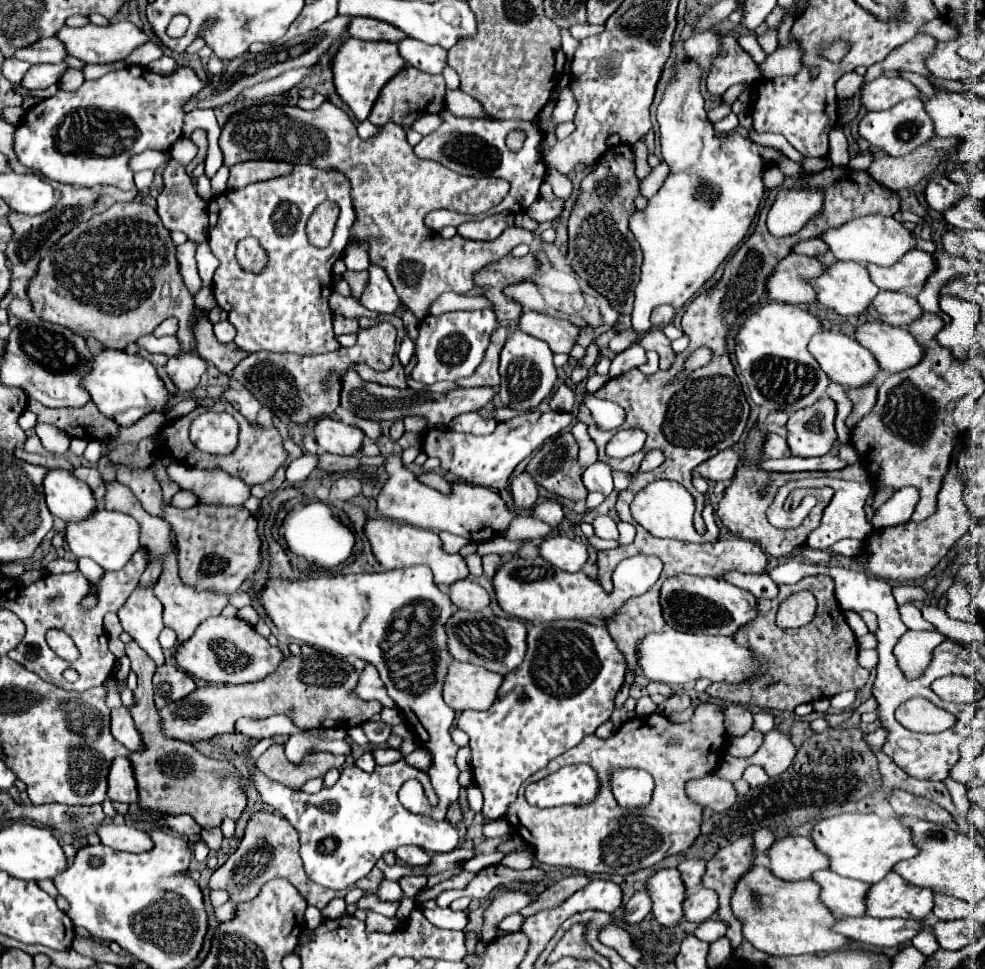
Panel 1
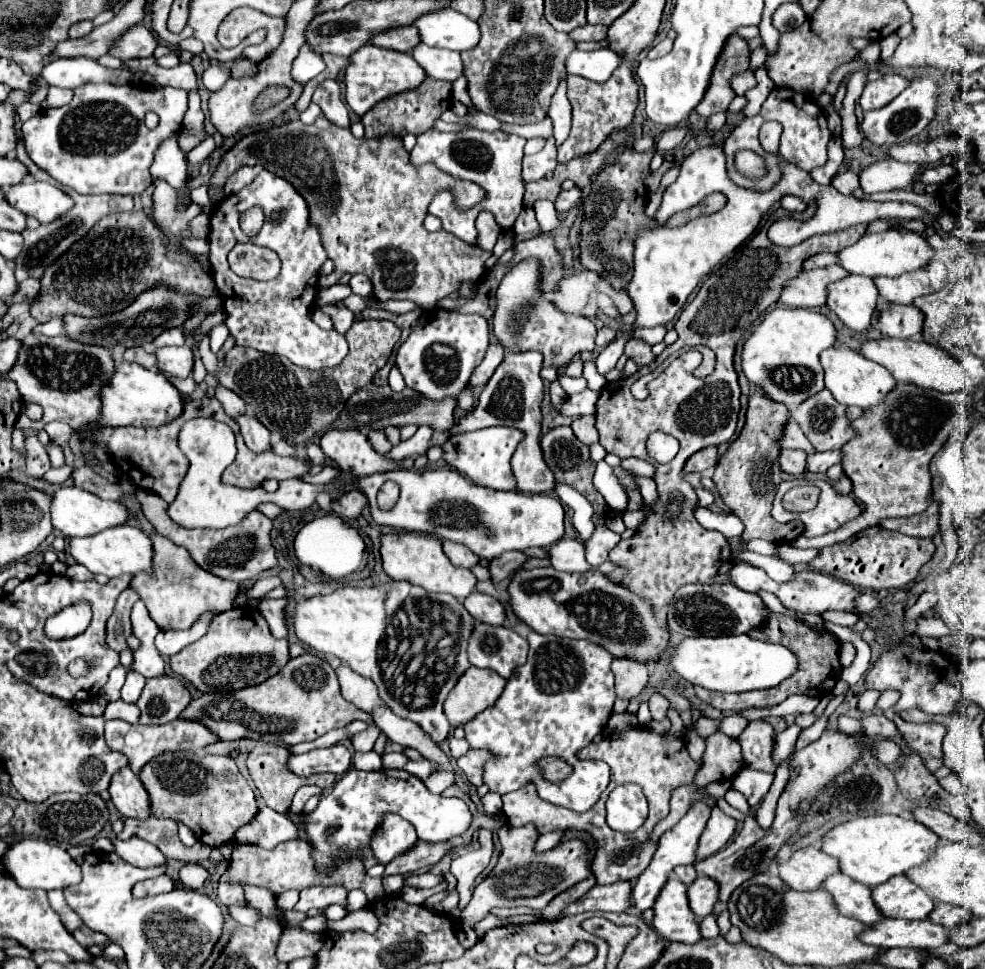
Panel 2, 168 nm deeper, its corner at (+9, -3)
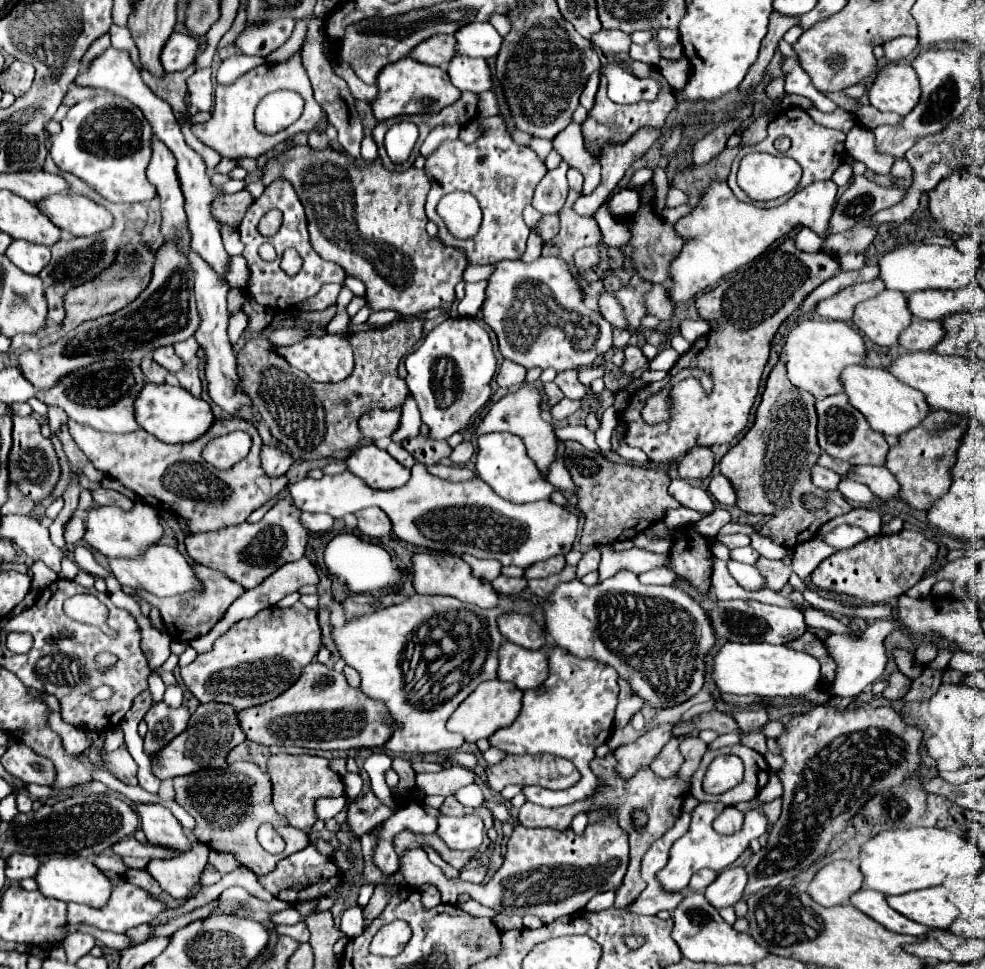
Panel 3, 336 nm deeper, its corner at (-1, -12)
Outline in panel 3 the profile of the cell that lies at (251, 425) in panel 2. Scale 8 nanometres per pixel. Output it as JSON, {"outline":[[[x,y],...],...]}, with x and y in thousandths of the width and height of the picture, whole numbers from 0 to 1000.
{"outline":[[[267,460],[267,466],[265,466],[265,481],[269,485],[271,491],[275,493],[283,493],[287,491],[293,481],[295,481],[295,473],[285,469],[283,464],[279,464],[277,460]]]}

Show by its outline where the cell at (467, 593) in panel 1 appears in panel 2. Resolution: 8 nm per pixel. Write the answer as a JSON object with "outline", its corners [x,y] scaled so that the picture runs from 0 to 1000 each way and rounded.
{"outline":[[[478,612],[472,620],[470,626],[476,631],[476,635],[488,643],[496,643],[496,645],[509,645],[513,641],[513,628],[511,624],[501,618],[498,614],[490,614],[490,612]]]}

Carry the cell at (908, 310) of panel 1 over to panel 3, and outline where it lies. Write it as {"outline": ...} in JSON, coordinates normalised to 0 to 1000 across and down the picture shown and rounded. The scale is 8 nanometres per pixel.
{"outline":[[[927,326],[927,334],[915,345],[913,355],[923,363],[947,361],[959,347],[957,334],[953,330],[935,330]]]}

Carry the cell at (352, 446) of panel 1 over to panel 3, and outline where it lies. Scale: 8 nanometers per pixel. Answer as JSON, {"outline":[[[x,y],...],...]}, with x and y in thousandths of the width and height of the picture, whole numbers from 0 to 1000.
{"outline":[[[371,458],[362,462],[352,475],[352,485],[381,506],[407,504],[417,493],[415,483],[407,481],[399,471],[395,471],[381,458]]]}

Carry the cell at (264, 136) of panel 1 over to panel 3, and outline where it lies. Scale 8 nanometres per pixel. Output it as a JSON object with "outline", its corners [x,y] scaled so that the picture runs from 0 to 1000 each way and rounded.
{"outline":[[[299,151],[291,157],[287,157],[285,161],[281,161],[279,165],[273,165],[273,169],[267,173],[267,188],[269,190],[275,190],[277,186],[281,184],[289,184],[297,190],[297,194],[302,196],[304,200],[304,206],[306,211],[310,213],[310,219],[312,219],[312,229],[314,229],[314,241],[316,241],[316,252],[318,256],[330,266],[330,268],[336,268],[340,272],[346,272],[350,277],[350,281],[354,285],[362,285],[364,289],[371,291],[373,295],[373,314],[379,318],[379,320],[401,320],[405,322],[407,326],[421,326],[423,322],[436,322],[440,318],[452,318],[454,324],[456,324],[456,318],[462,310],[462,293],[468,291],[470,287],[470,279],[474,277],[474,268],[472,268],[472,262],[468,258],[462,258],[462,256],[456,256],[452,252],[448,252],[444,246],[436,246],[434,239],[431,239],[431,231],[434,231],[434,223],[431,223],[431,204],[434,204],[434,198],[436,198],[436,186],[431,182],[429,175],[423,175],[423,173],[415,173],[411,178],[395,178],[387,171],[387,165],[383,165],[383,169],[371,169],[371,167],[364,167],[364,165],[358,165],[358,163],[352,163],[350,159],[342,157],[342,155],[328,155],[328,157],[322,157],[314,151]]]}

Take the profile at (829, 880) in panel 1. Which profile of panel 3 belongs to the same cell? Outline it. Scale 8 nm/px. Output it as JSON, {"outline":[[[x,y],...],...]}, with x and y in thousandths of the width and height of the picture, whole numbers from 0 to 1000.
{"outline":[[[872,918],[870,923],[864,925],[864,933],[870,935],[872,939],[876,939],[886,949],[890,949],[892,954],[896,954],[901,960],[907,960],[913,964],[925,964],[925,966],[937,966],[937,964],[947,962],[945,956],[927,951],[927,949],[919,947],[917,943],[909,941],[901,933],[898,923],[890,921],[890,918]]]}

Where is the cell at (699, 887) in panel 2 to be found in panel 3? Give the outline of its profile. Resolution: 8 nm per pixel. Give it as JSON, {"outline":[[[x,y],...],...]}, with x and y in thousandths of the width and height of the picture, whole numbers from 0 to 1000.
{"outline":[[[742,894],[736,896],[728,908],[718,916],[716,925],[726,937],[744,935],[754,927],[754,918],[758,914],[758,898],[756,894]]]}

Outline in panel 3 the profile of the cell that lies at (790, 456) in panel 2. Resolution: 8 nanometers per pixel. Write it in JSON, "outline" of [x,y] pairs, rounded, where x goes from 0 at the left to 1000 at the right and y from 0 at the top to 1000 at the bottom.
{"outline":[[[831,479],[825,483],[825,499],[834,506],[850,506],[850,499],[854,493],[848,487],[842,487],[840,483],[834,483]]]}

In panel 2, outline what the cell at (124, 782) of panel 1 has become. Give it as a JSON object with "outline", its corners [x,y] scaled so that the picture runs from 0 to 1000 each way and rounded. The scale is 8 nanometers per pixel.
{"outline":[[[131,789],[123,792],[111,810],[111,820],[115,831],[125,843],[137,843],[147,845],[151,843],[151,827],[149,818],[145,816],[145,810],[141,808],[141,802],[131,794]]]}

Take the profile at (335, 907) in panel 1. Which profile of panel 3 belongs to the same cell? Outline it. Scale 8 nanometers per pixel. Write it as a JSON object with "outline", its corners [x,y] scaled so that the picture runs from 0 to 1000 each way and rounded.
{"outline":[[[356,935],[348,941],[346,947],[346,962],[350,962],[354,968],[360,968],[369,962],[369,945],[366,945],[366,937],[364,935]]]}

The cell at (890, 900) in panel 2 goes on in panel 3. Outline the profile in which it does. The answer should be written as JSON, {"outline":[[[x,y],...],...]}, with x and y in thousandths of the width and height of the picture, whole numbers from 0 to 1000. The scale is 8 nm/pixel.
{"outline":[[[939,916],[921,921],[915,925],[903,925],[903,935],[907,935],[917,945],[931,949],[945,958],[963,958],[974,945],[972,935],[965,931],[961,916]]]}

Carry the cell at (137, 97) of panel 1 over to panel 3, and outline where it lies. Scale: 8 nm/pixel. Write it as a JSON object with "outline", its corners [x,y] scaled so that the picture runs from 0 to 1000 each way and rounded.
{"outline":[[[101,97],[76,107],[66,124],[64,134],[52,140],[52,163],[70,180],[80,182],[111,208],[151,208],[159,202],[147,182],[151,169],[153,130],[145,116],[125,99]]]}

